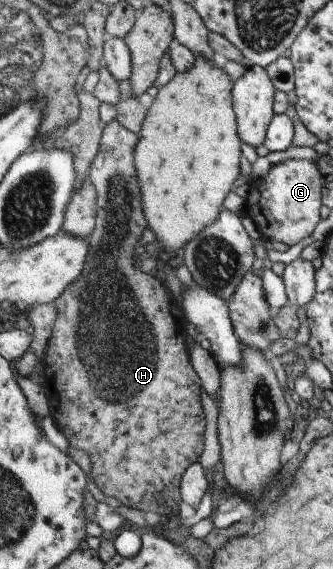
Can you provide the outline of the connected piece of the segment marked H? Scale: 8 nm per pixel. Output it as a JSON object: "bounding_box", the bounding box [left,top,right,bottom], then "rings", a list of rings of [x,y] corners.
{"bounding_box":[43,119,206,521],"rings":[[[118,119],[109,122],[103,128],[101,137],[101,148],[96,159],[91,165],[88,179],[94,183],[99,192],[99,213],[94,233],[90,237],[91,250],[87,255],[87,265],[80,279],[68,286],[64,293],[57,299],[55,305],[58,311],[56,322],[52,327],[52,335],[48,341],[43,356],[43,367],[45,373],[44,390],[48,397],[50,415],[56,425],[68,439],[71,447],[82,449],[90,455],[91,472],[90,477],[95,485],[106,496],[113,496],[124,506],[144,511],[156,511],[160,515],[176,515],[172,521],[178,518],[178,509],[183,501],[181,483],[187,469],[200,459],[200,453],[204,449],[204,431],[206,431],[206,413],[200,399],[200,388],[203,383],[196,373],[191,362],[189,347],[189,323],[187,315],[181,307],[180,301],[176,299],[166,283],[160,281],[153,275],[146,275],[134,267],[134,256],[140,251],[140,241],[144,230],[147,229],[146,217],[142,211],[142,191],[138,181],[138,171],[134,167],[135,149],[139,145],[140,135],[130,131],[120,123]]]}

